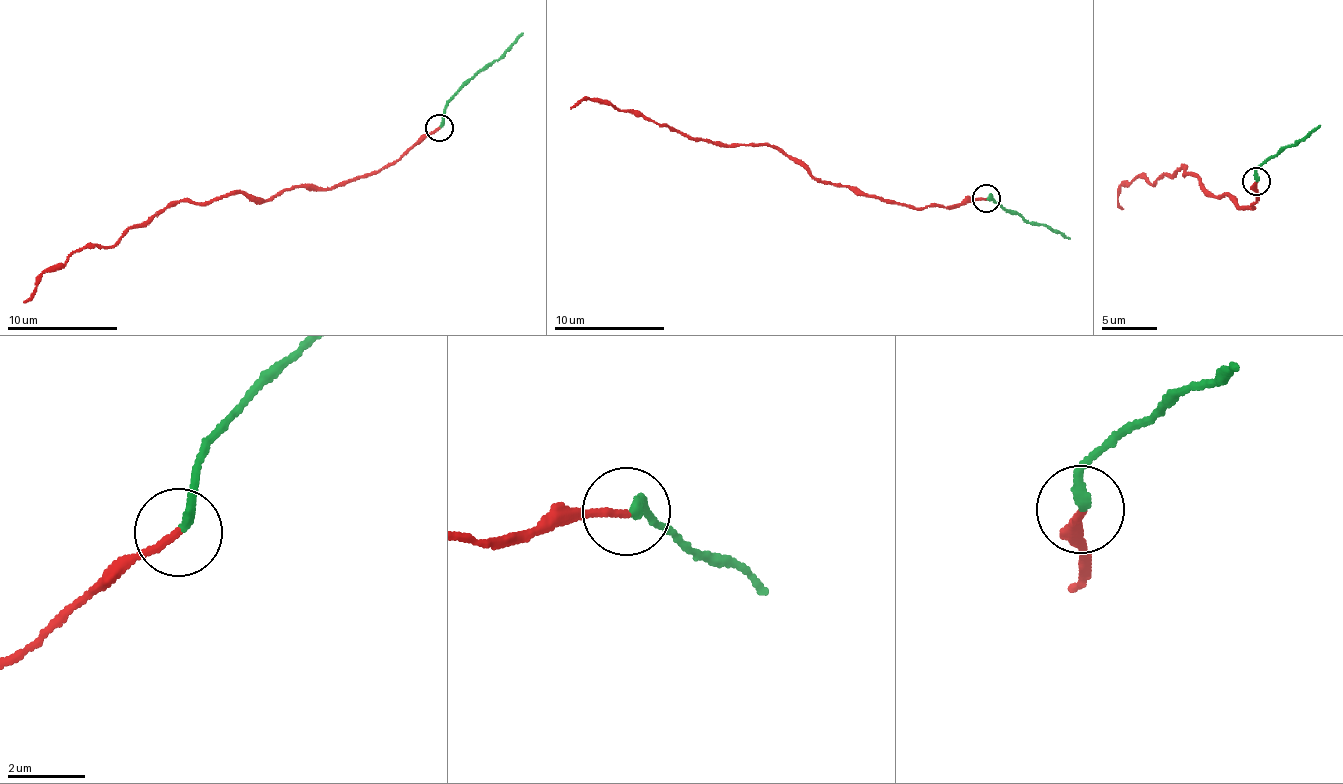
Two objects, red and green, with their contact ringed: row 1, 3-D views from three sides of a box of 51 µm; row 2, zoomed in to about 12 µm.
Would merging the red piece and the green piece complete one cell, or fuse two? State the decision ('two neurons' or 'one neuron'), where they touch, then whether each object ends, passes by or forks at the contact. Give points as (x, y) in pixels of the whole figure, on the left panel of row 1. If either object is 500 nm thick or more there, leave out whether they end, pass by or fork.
two neurons; at (439, 127); red ends there; green ends there

